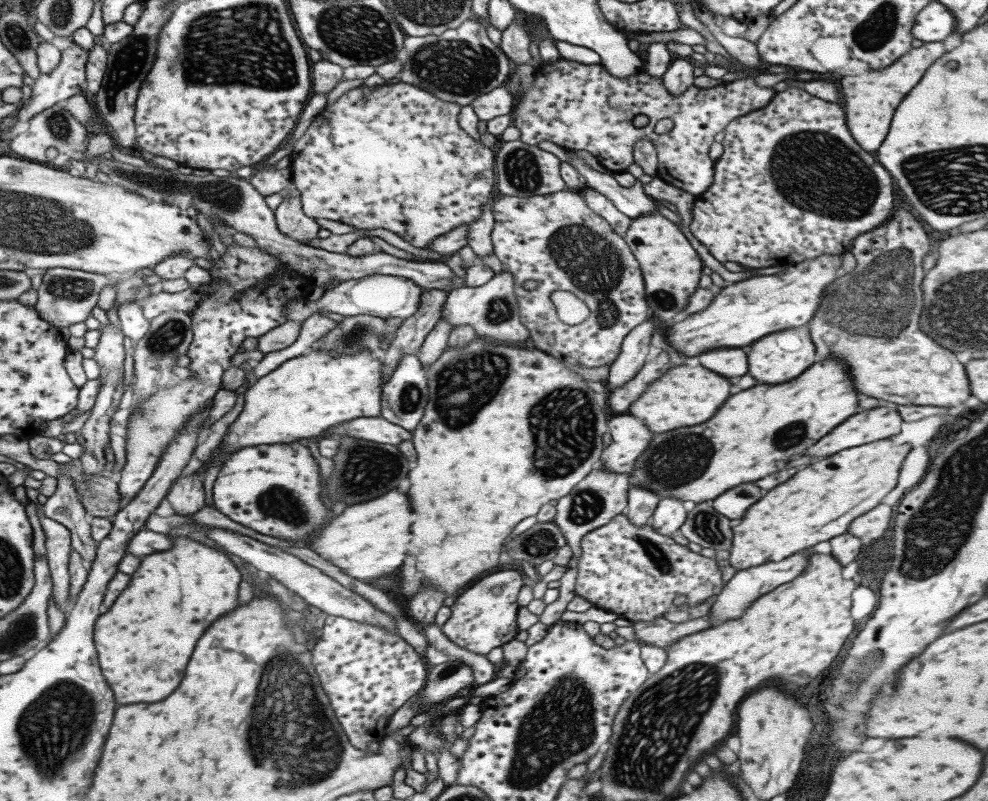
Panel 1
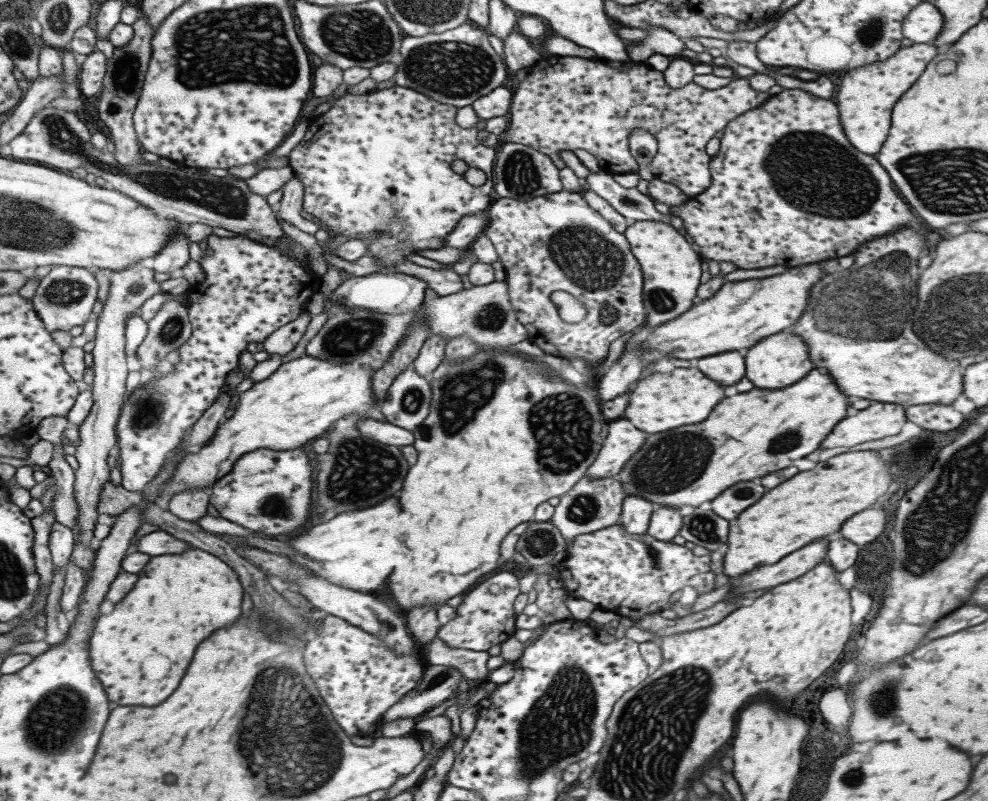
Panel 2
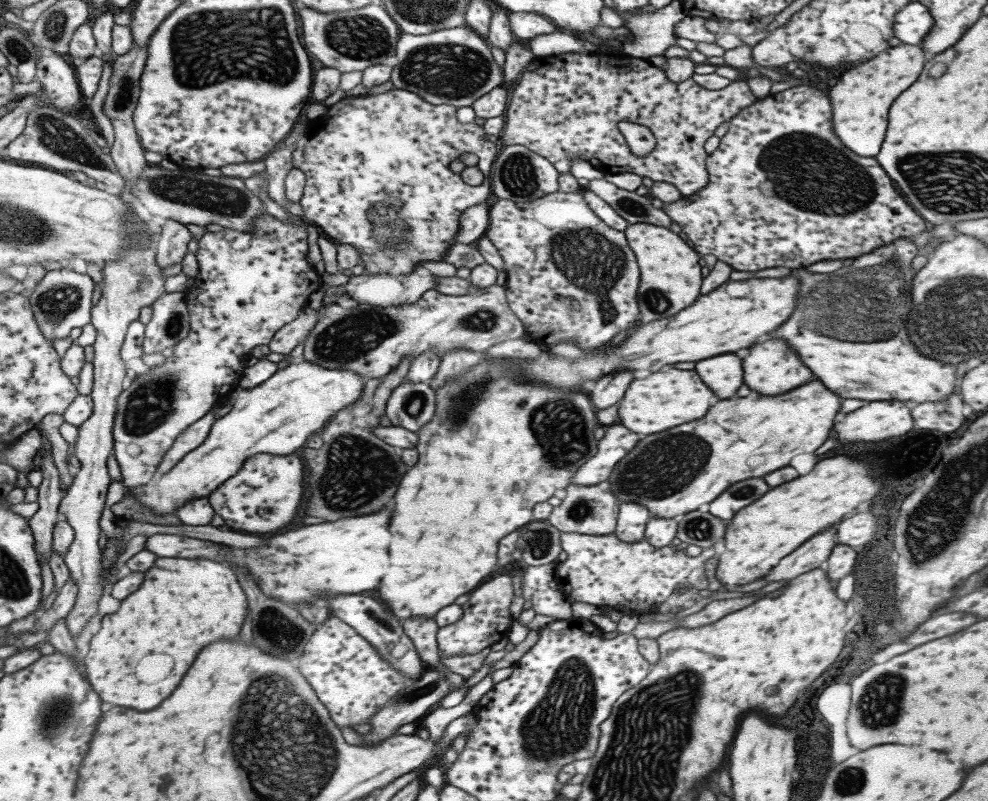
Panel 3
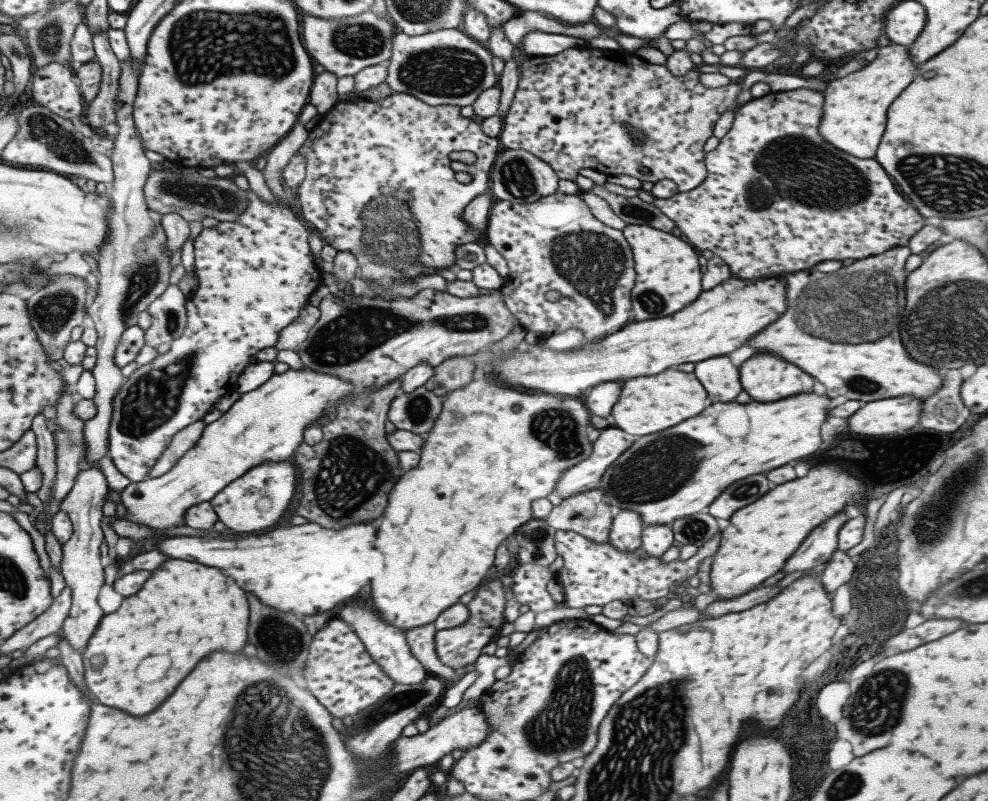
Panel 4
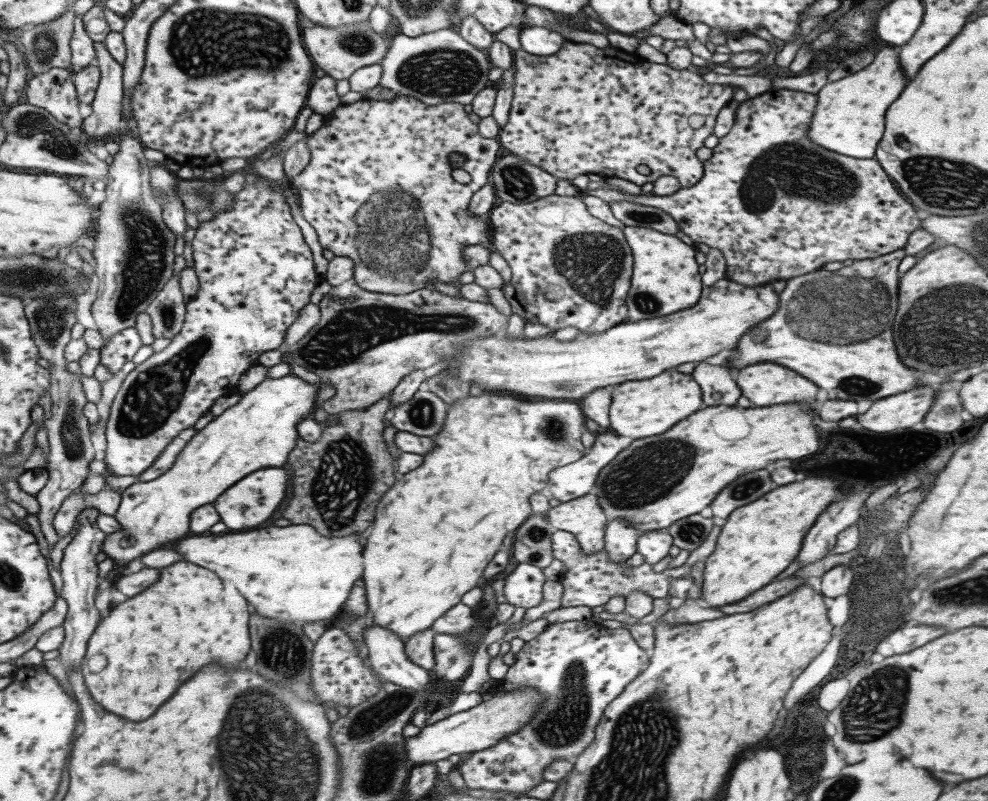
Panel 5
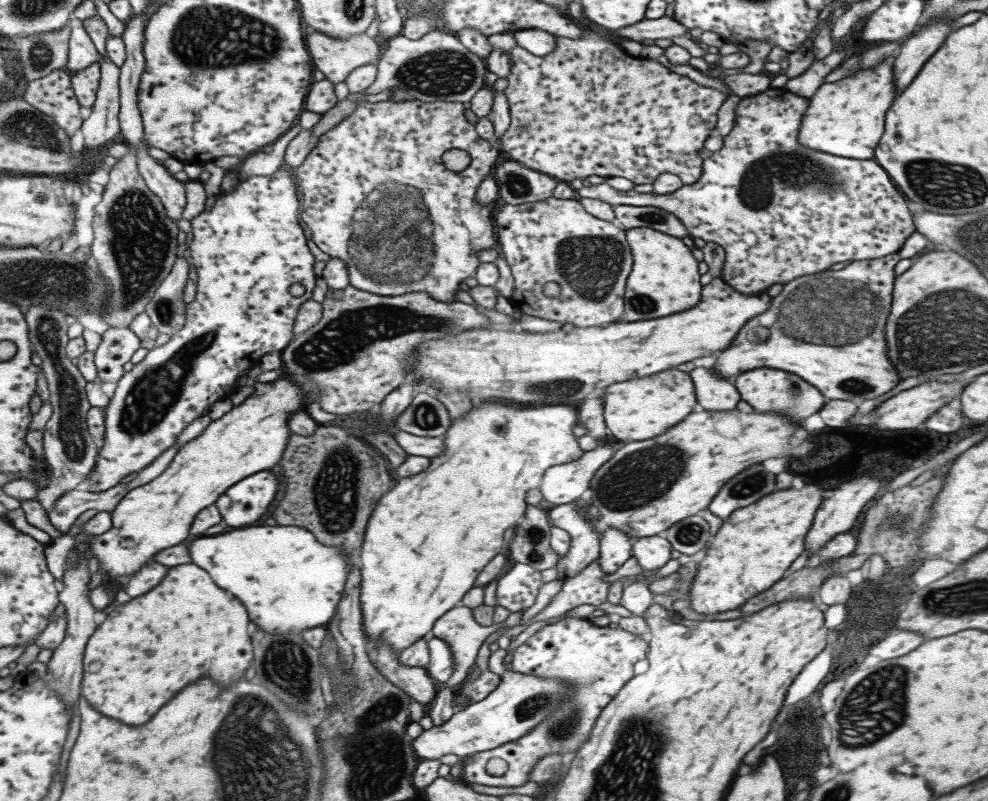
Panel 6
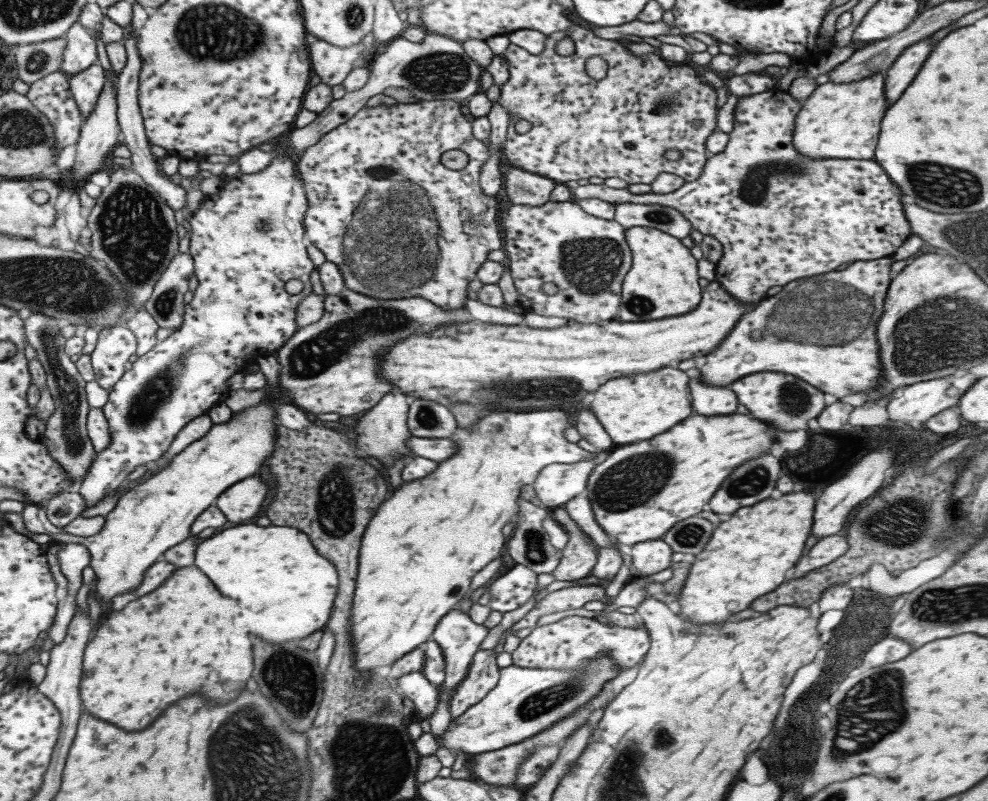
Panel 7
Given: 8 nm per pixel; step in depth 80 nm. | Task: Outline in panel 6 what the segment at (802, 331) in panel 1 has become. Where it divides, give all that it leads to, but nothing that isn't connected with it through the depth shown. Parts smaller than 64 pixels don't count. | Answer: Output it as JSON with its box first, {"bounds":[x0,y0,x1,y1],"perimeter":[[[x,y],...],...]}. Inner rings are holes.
{"bounds":[732,368,825,425],"perimeter":[[[755,368],[751,372],[738,374],[732,383],[739,393],[740,400],[747,402],[757,412],[781,412],[789,422],[796,425],[801,424],[809,414],[815,414],[825,404],[825,397],[814,386],[799,380],[799,376],[781,370]]]}

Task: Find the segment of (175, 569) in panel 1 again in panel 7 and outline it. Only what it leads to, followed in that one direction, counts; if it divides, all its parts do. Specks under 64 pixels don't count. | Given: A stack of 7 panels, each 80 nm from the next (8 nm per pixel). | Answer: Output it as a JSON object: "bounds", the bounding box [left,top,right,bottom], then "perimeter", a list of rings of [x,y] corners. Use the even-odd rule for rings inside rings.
{"bounds":[79,568,251,730],"perimeter":[[[177,568],[159,588],[129,602],[123,610],[113,609],[82,654],[79,698],[83,710],[99,720],[107,720],[123,730],[139,730],[151,724],[161,710],[181,696],[201,692],[211,702],[233,700],[251,674],[251,644],[247,636],[247,616],[239,606],[221,596],[197,568]]]}

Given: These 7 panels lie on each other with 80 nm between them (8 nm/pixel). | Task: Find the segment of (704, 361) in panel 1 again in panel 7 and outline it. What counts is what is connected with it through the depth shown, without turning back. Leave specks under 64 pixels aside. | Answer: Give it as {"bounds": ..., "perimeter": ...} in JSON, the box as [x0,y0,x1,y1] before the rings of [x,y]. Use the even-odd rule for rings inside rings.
{"bounds":[688,376,737,416],"perimeter":[[[700,376],[688,379],[688,388],[691,390],[691,406],[697,414],[703,416],[719,416],[719,414],[733,414],[737,406],[737,398],[730,388],[707,386],[703,384]]]}

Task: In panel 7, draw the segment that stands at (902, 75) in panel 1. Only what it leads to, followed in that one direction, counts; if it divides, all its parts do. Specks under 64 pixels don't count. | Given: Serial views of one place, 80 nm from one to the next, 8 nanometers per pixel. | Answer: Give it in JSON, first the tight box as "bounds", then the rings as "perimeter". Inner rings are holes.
{"bounds":[792,72,887,159],"perimeter":[[[877,72],[857,81],[835,84],[828,80],[825,84],[816,85],[817,88],[803,102],[801,110],[795,116],[792,134],[792,145],[795,150],[812,159],[873,159],[880,122],[887,107],[886,96],[884,95],[884,74],[885,72]]]}

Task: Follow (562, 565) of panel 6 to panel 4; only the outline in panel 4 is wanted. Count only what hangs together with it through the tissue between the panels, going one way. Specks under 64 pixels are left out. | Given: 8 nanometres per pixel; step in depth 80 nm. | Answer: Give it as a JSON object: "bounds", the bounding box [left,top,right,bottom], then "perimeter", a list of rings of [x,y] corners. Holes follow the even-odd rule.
{"bounds":[543,488,612,543],"perimeter":[[[599,488],[573,494],[552,506],[543,519],[556,531],[571,531],[594,543],[608,542],[612,513]]]}

